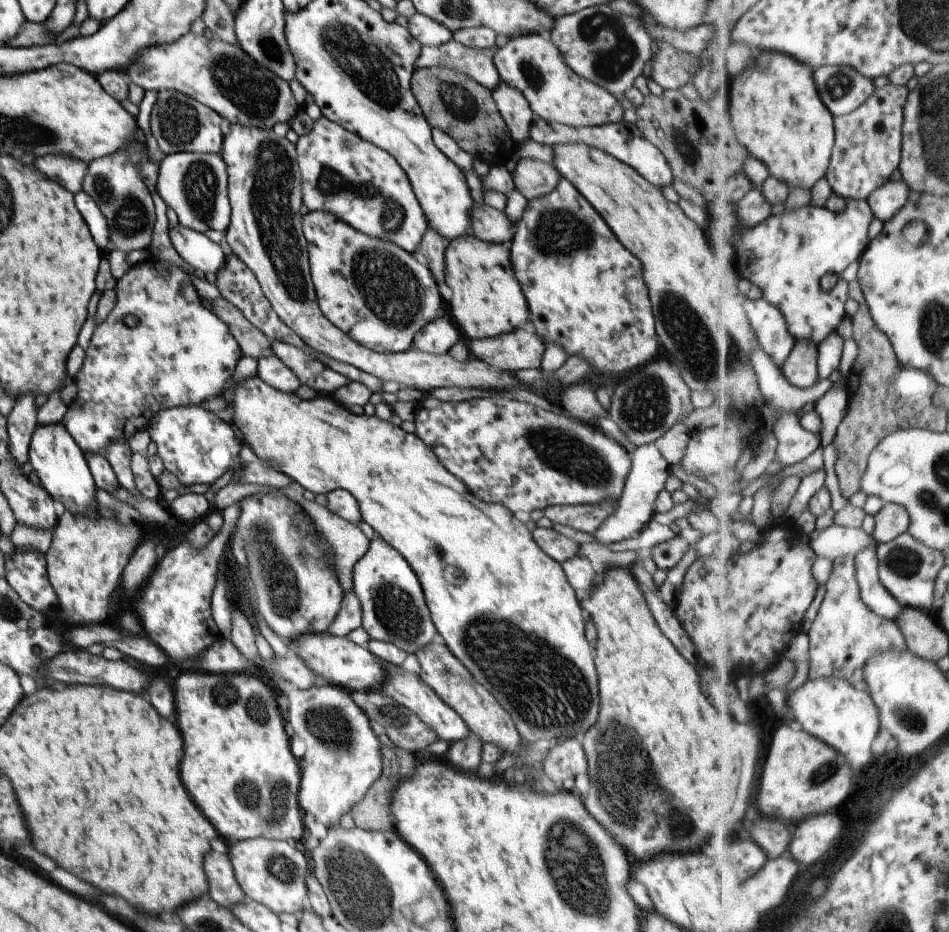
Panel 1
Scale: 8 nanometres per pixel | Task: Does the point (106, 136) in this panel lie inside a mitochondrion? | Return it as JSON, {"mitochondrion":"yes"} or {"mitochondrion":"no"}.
{"mitochondrion":"no"}

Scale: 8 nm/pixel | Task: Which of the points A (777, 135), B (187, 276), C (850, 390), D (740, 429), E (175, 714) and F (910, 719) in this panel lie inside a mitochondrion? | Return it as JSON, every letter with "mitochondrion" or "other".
{"A":"other","B":"other","C":"other","D":"other","E":"other","F":"mitochondrion"}

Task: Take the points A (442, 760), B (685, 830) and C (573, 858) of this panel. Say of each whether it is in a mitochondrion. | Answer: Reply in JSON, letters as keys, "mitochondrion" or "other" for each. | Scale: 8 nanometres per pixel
{"A":"other","B":"mitochondrion","C":"mitochondrion"}

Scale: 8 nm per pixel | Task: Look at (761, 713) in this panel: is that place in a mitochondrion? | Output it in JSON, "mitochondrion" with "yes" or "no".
{"mitochondrion":"no"}

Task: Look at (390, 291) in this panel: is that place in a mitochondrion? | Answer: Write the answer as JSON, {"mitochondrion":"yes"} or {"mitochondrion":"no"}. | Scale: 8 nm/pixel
{"mitochondrion":"yes"}

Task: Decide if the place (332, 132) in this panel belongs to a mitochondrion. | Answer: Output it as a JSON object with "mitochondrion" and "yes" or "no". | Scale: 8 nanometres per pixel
{"mitochondrion":"no"}

